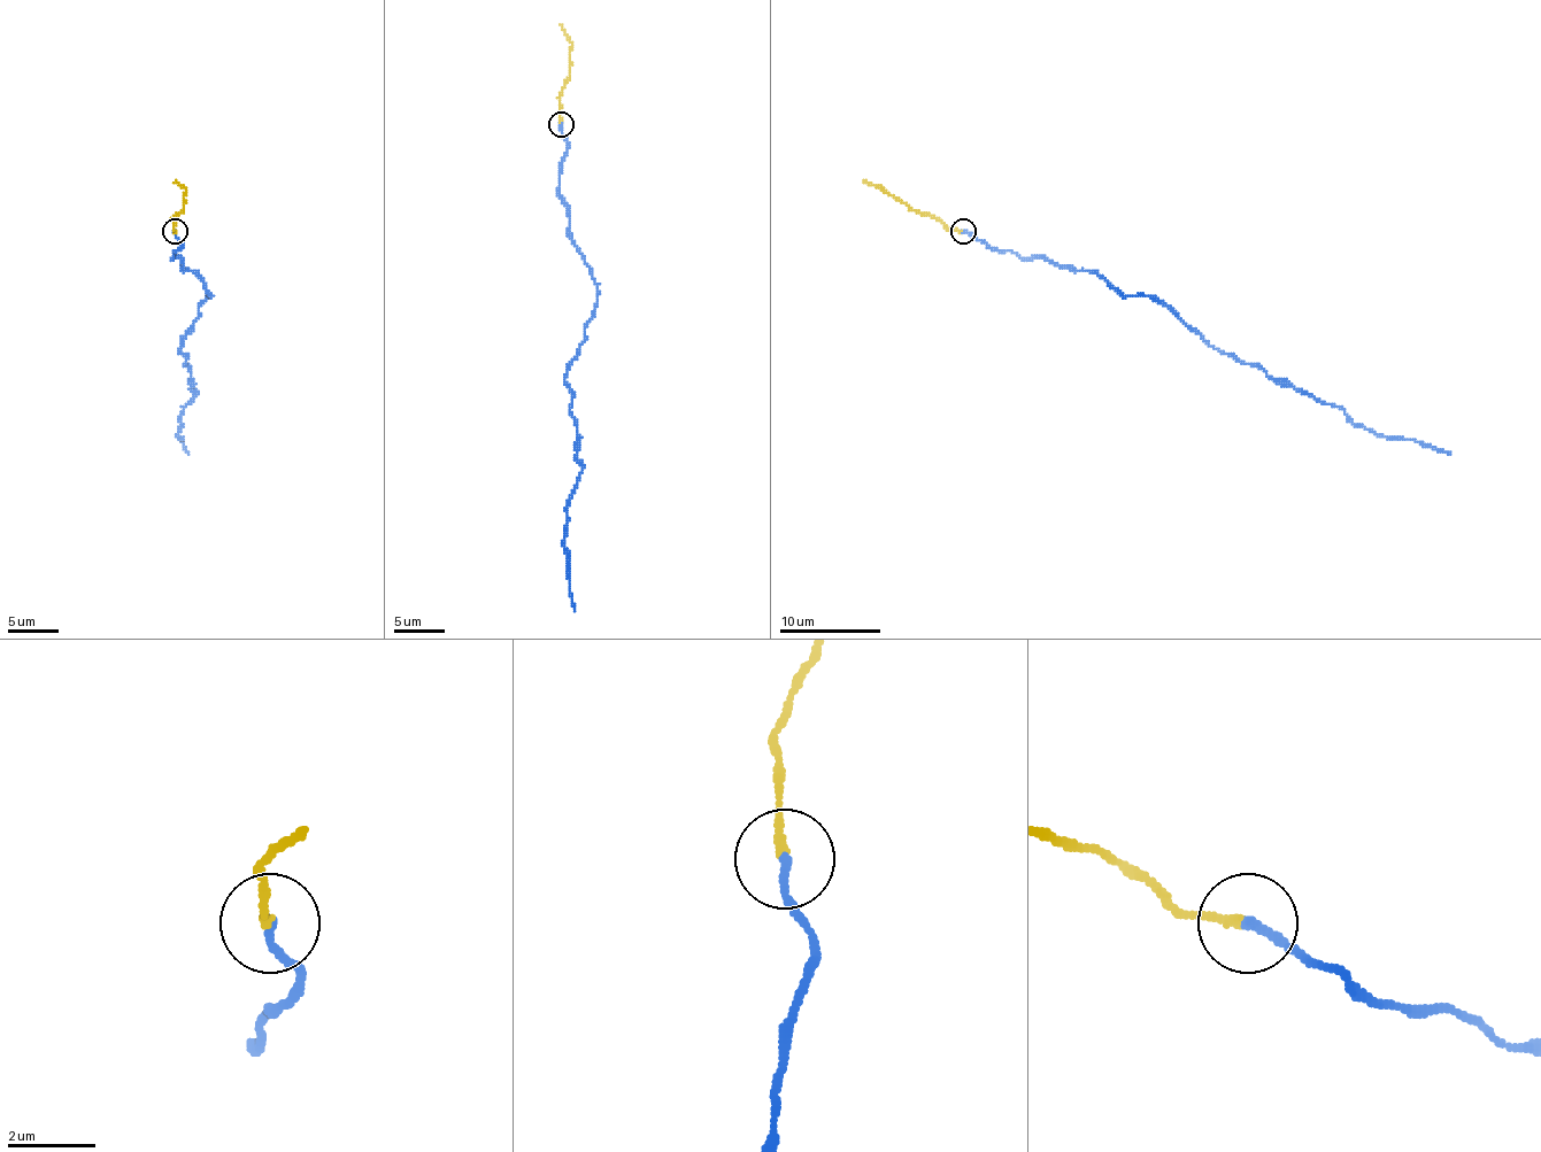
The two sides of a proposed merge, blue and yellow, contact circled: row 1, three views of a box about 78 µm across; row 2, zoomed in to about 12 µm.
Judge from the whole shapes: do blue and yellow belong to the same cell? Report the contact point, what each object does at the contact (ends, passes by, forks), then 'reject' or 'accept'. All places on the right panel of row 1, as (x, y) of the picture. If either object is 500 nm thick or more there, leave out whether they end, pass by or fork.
at (963, 231); blue ends there; yellow ends there; accept

